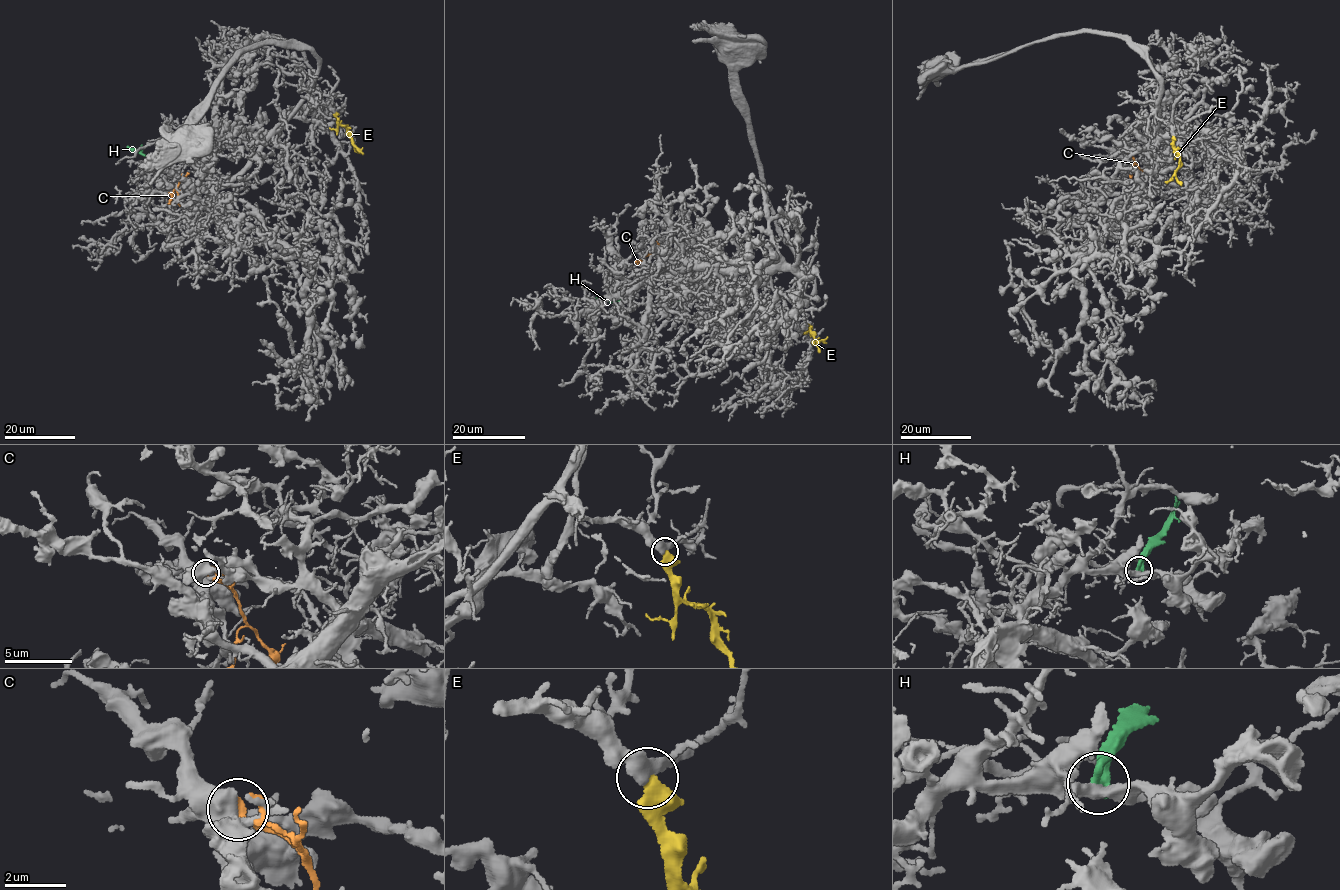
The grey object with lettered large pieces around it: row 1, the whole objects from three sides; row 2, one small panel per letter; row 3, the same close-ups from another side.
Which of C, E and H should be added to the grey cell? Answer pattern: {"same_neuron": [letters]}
{"same_neuron": []}

